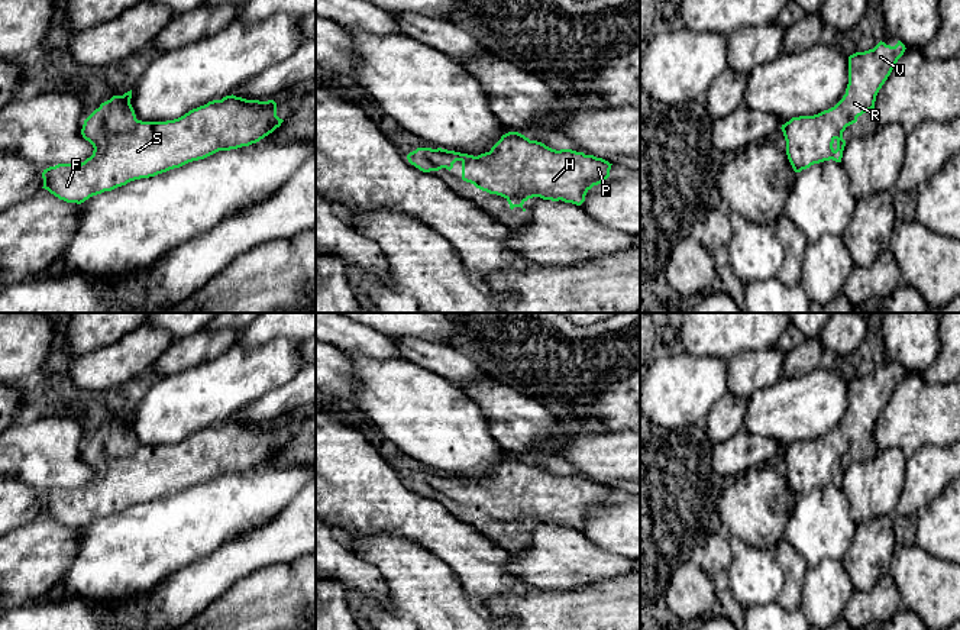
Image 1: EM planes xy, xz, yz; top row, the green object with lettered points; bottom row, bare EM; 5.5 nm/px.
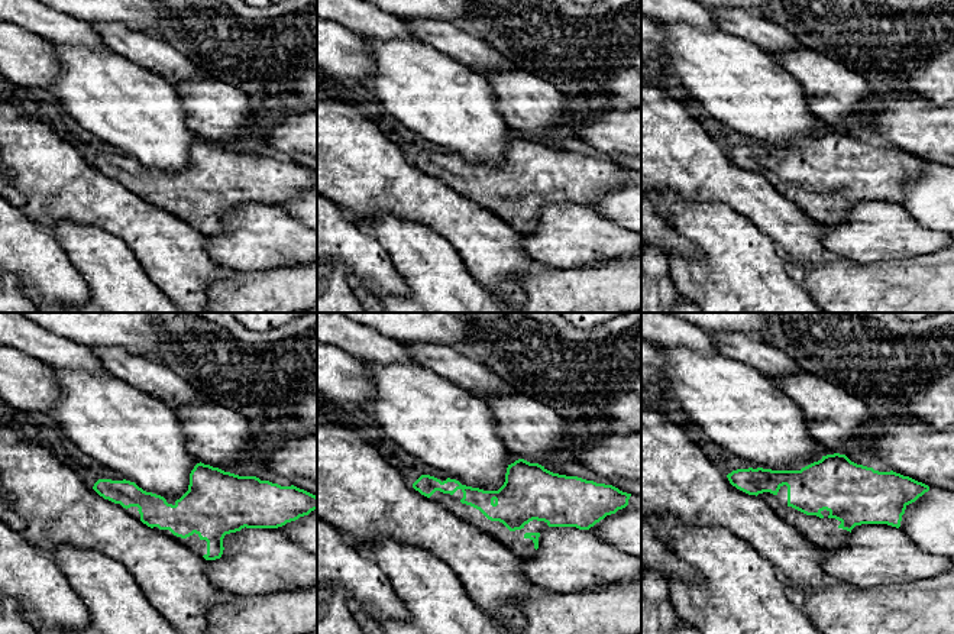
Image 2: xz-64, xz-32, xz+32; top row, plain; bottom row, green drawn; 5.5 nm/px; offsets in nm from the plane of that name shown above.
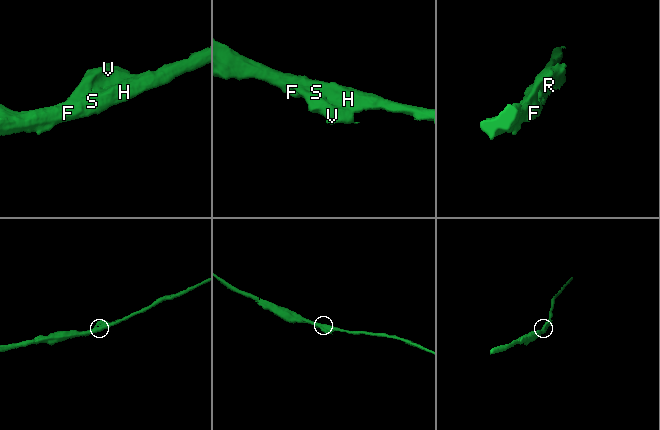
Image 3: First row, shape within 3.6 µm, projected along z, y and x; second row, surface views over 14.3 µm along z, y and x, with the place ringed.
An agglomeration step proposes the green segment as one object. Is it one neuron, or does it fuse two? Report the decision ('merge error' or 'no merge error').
no merge error

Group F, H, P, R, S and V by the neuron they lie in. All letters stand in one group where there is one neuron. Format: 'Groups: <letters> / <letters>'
Groups: F H P R S V

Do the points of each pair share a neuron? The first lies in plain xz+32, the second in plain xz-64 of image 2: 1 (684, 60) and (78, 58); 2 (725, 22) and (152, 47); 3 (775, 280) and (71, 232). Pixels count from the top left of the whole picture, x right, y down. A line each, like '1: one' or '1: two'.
1: one
2: one
3: one

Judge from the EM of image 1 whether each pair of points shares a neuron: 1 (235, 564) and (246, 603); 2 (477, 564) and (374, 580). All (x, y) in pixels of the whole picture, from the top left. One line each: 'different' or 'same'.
1: different
2: different

